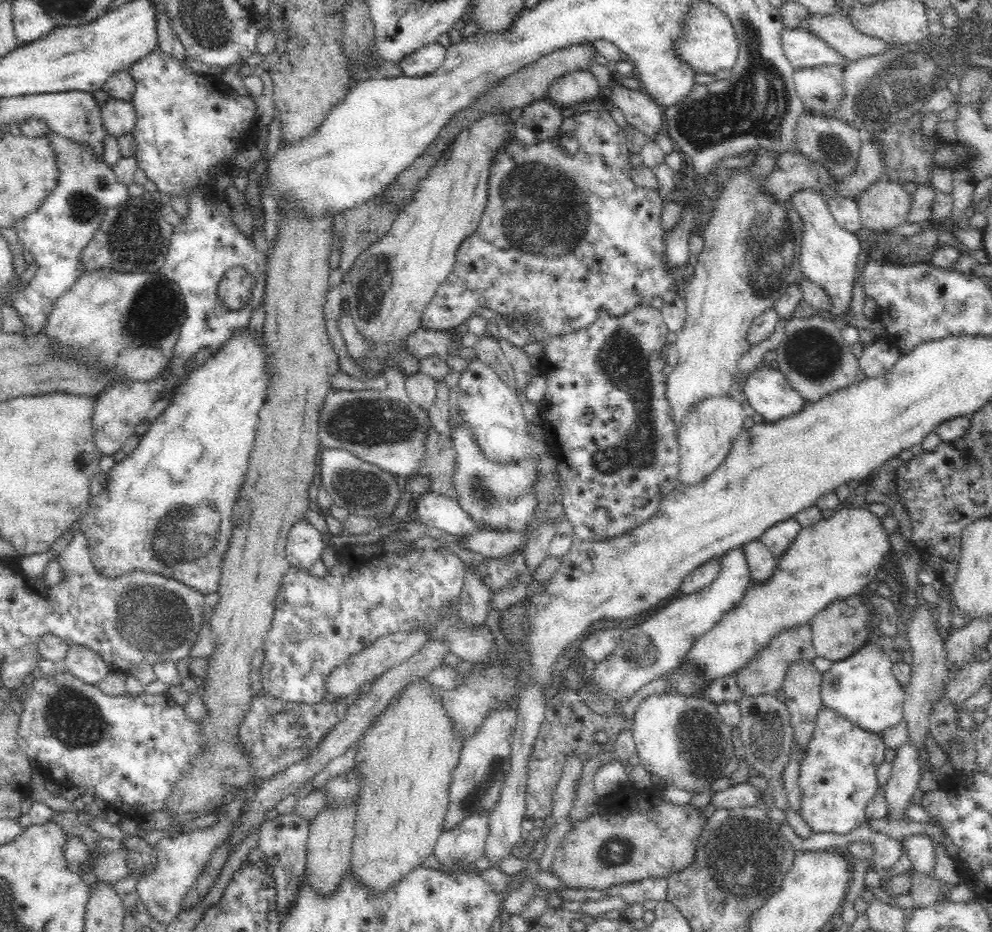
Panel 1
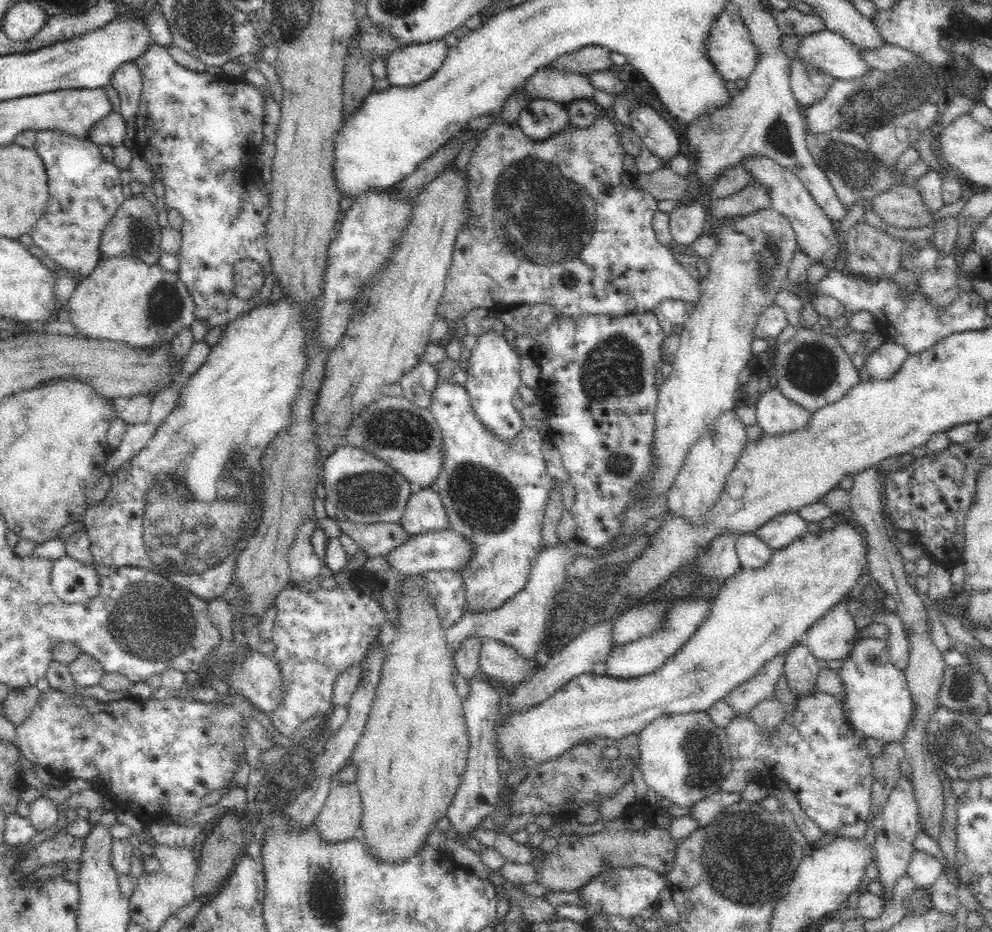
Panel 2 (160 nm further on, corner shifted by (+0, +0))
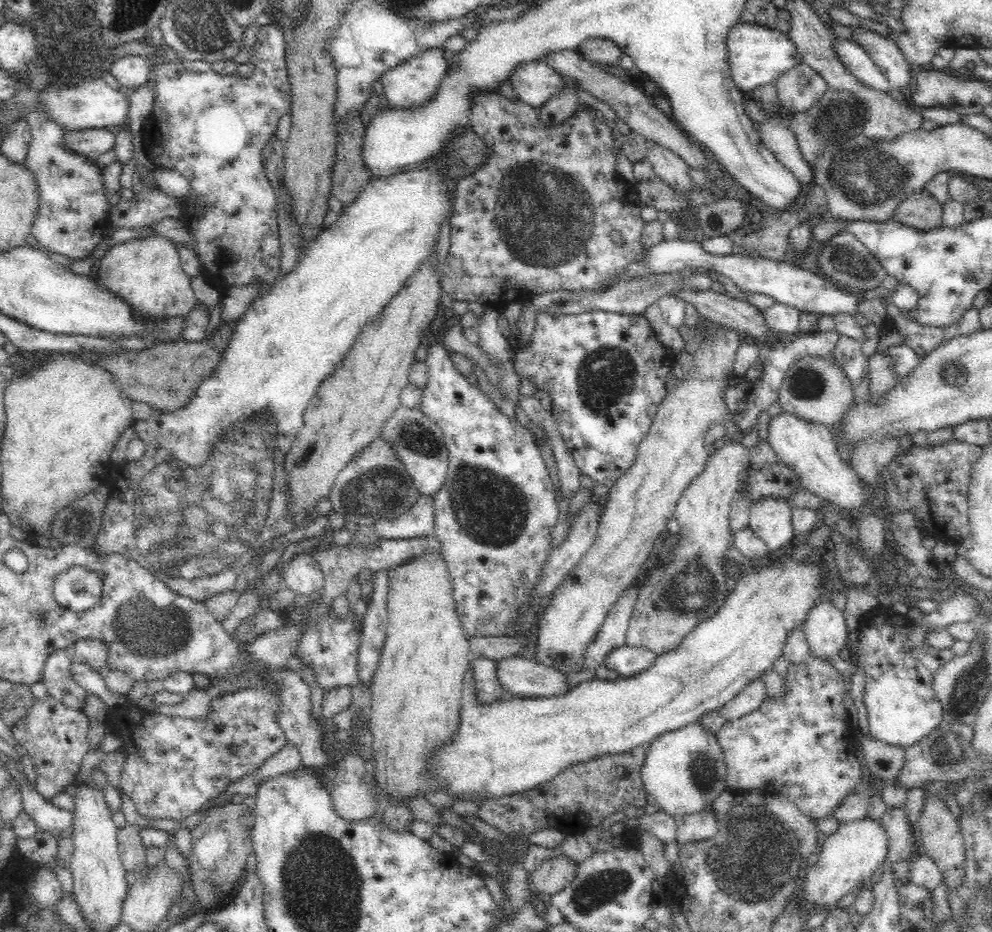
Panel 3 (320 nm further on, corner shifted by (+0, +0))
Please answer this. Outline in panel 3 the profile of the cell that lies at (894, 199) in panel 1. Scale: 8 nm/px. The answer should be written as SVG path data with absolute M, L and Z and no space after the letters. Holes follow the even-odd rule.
M920 191L907 196L893 213L893 219L909 227L928 231L942 226L943 204L930 193Z

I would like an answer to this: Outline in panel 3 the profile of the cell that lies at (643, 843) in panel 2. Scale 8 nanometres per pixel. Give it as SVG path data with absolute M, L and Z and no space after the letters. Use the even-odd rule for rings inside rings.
M552 858L542 862L536 870L529 874L529 883L537 897L549 898L563 890L575 879L579 865L570 858Z

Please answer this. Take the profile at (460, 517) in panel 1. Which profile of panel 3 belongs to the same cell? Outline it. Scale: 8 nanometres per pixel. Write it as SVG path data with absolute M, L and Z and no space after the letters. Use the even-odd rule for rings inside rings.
M420 495L418 500L396 518L377 518L372 524L381 539L400 540L434 535L434 499Z

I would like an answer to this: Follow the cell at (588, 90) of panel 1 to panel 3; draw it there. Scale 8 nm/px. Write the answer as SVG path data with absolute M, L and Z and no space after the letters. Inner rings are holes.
M535 61L515 67L508 81L518 100L538 108L562 90L566 80L544 61Z

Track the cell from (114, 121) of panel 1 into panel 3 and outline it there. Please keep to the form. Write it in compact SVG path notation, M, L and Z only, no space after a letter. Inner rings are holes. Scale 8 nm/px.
M112 128L84 129L66 131L63 140L73 153L80 153L97 163L102 154L112 150L116 136L116 129Z

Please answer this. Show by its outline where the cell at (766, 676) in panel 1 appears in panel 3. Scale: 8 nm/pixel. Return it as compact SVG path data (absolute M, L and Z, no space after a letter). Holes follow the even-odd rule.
M753 679L732 700L721 706L717 710L718 714L724 722L740 718L760 708L766 695L764 683L760 679Z

